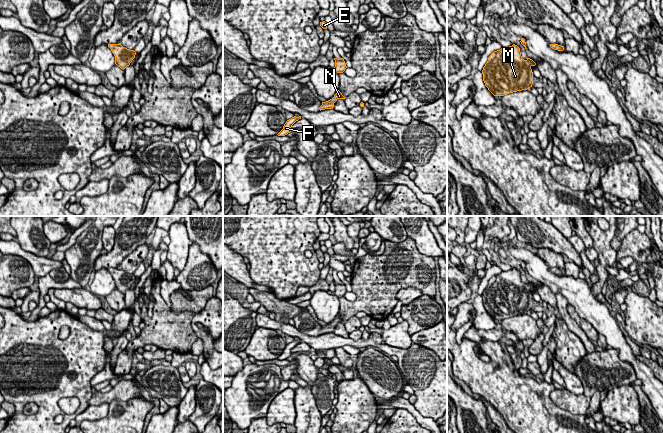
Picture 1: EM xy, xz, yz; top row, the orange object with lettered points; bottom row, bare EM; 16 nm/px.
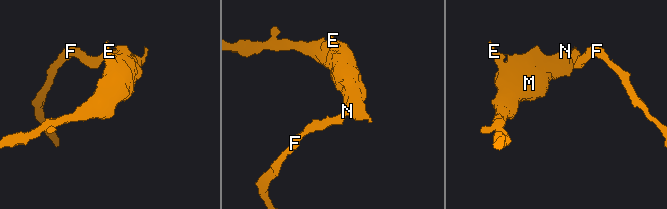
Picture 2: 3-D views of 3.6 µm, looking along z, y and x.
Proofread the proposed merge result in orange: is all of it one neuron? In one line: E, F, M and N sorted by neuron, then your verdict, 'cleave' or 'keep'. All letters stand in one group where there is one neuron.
groups E F M N; keep

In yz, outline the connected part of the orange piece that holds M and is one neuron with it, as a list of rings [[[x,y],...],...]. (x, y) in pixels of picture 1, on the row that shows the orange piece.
[[[513,44],[494,51],[483,67],[483,81],[494,96],[527,90],[533,84],[531,67],[536,63],[521,56],[520,48]]]

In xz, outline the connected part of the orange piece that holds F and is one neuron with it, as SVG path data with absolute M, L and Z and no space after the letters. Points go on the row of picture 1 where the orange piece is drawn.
M301 116L299 117L292 117L291 119L287 120L286 123L283 126L283 129L277 134L278 136L285 136L288 133L290 133L292 131L292 125L298 121L299 119L301 119Z

